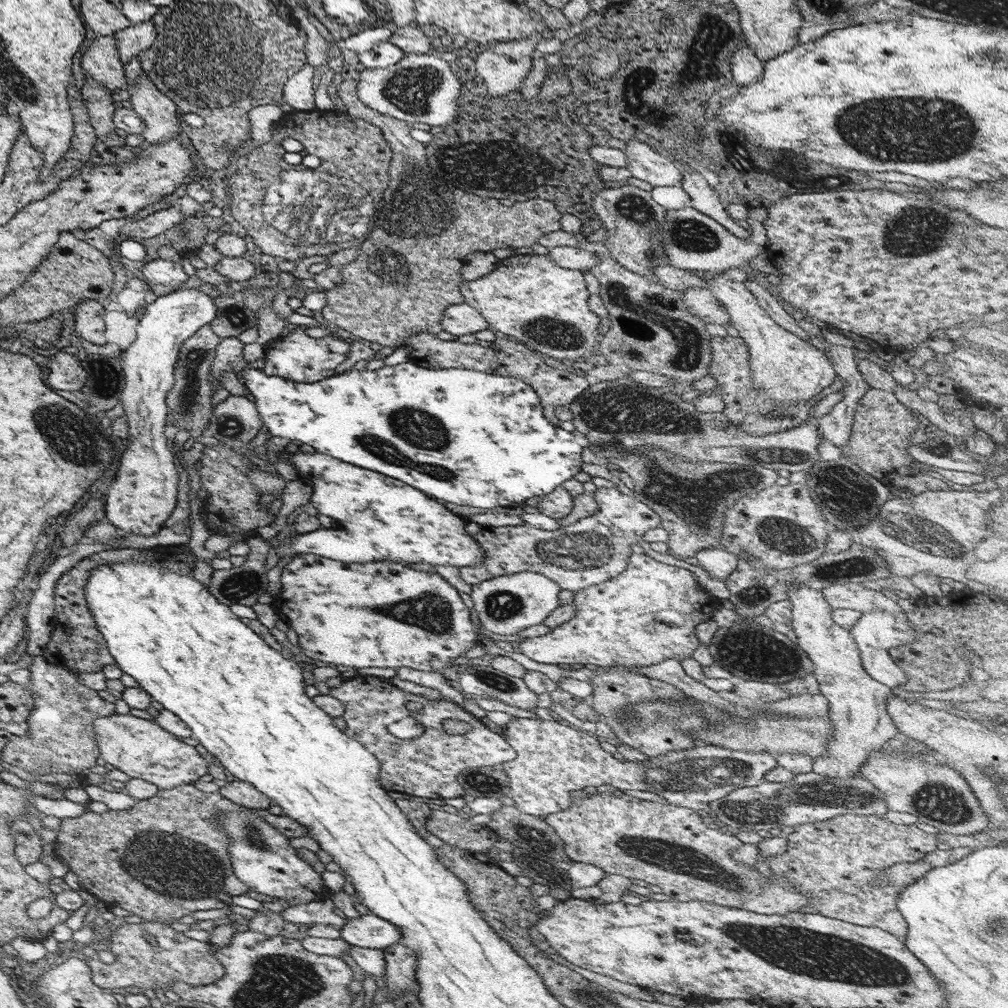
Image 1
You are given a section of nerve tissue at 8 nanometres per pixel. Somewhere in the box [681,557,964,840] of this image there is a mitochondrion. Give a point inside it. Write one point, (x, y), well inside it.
(747, 650)

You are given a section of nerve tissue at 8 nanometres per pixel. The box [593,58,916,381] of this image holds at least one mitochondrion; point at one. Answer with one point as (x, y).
(632, 306)

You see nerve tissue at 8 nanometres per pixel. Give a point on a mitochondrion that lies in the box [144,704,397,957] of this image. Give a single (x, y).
(253, 835)

